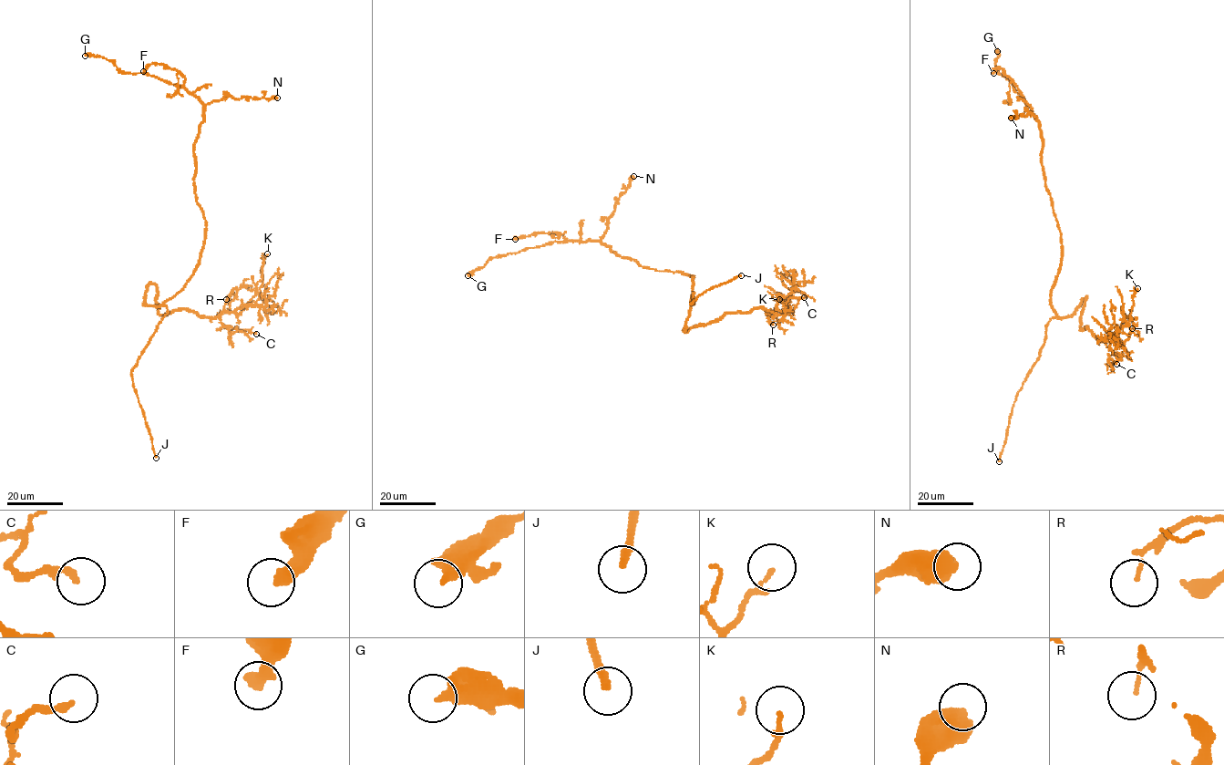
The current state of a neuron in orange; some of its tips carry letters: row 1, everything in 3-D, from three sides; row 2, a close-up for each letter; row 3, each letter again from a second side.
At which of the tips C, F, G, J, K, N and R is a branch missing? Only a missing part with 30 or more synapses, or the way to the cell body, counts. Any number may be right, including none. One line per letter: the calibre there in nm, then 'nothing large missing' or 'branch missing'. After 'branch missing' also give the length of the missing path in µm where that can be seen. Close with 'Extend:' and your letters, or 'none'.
C: 220 nm | nothing large missing
F: 400 nm | nothing large missing
G: 360 nm | nothing large missing
J: 240 nm | branch missing | 30 µm
K: 120 nm | nothing large missing
N: 750 nm | nothing large missing
R: 80 nm | nothing large missing
Extend: J

